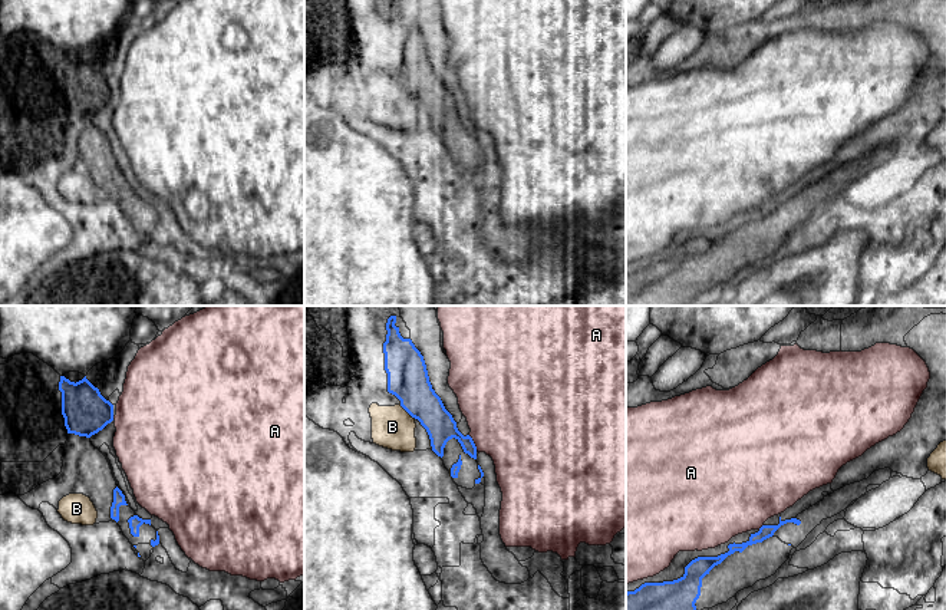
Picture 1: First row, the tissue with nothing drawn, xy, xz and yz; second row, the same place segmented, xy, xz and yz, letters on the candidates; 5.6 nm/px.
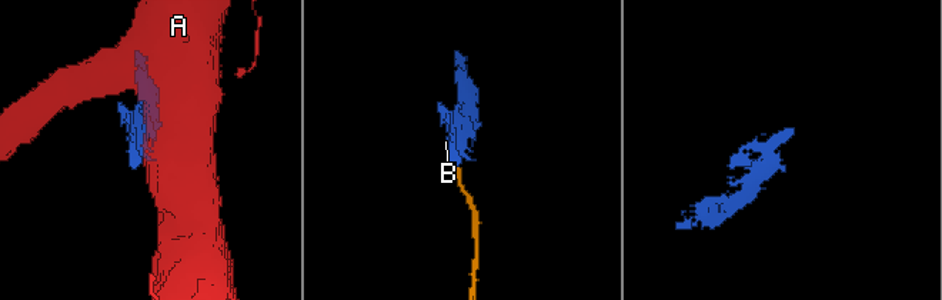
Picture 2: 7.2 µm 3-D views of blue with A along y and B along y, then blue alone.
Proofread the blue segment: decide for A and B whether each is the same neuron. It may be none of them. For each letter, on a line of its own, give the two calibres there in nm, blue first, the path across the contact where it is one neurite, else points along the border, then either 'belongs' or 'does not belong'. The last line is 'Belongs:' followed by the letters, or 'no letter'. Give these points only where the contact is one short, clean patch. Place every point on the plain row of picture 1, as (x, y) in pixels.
A: calibres 160 and 460 nm; does not belong
B: calibres 220 and 240 nm; border xz (399, 83), (412, 96); does not belong
Belongs: no letter

